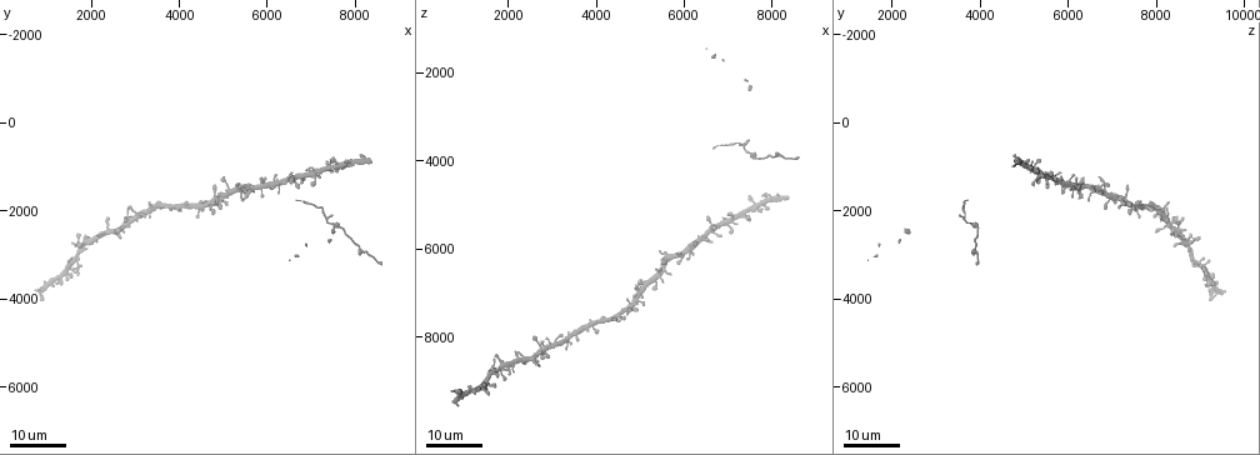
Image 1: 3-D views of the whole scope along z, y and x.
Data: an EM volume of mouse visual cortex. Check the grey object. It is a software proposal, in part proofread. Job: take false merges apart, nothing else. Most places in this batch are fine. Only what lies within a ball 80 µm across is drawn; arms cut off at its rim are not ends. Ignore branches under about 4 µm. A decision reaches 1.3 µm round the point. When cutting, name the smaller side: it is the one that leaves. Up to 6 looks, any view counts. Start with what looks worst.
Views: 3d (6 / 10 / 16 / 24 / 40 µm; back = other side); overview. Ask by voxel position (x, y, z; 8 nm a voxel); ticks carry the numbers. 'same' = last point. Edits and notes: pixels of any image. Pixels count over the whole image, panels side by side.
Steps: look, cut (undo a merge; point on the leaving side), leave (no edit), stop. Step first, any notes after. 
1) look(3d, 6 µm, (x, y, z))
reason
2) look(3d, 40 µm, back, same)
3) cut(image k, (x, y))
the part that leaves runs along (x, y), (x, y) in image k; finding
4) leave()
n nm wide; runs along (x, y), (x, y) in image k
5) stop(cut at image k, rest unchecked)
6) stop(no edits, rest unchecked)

look(3d, 16 µm, (7100, 1150, 5300))
three-way junction

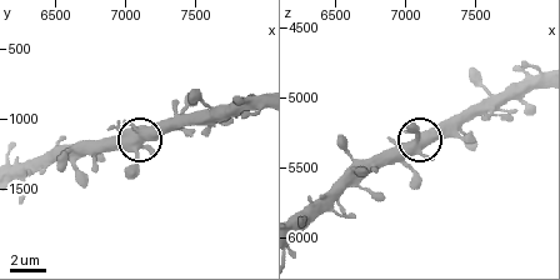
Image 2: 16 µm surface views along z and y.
look(3d, 10 µm, (7080, 1200, 5340))
zoom in

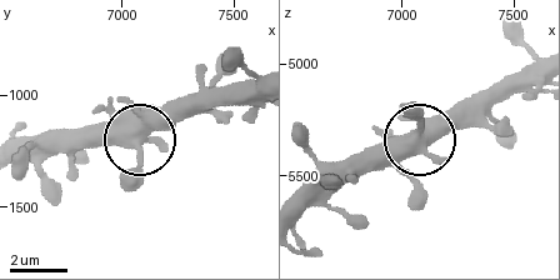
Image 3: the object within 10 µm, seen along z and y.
leave()
440 nm wide; all the same neuron

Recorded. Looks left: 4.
look(3d, 24 µm, (7650, 2400, 4000))
sudden change in width

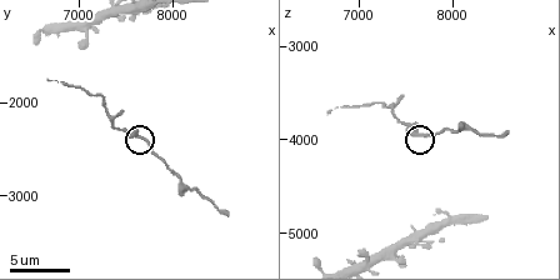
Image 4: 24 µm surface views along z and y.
look(3d, 10 µm, (7700, 2400, 3950))
closer look

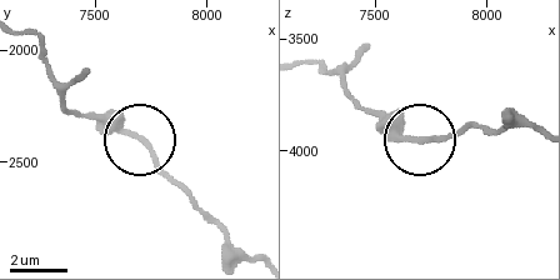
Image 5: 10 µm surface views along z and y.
leave()
all the same neuron

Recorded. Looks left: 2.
look(3d, 10 µm, (7300, 2000, 3650))
thick turns thin

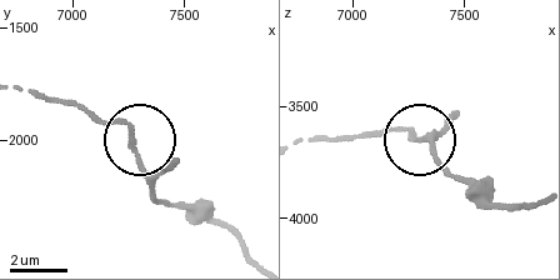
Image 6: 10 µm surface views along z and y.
leave()
one neuron here

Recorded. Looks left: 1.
stop(no edits, rest unchecked)

